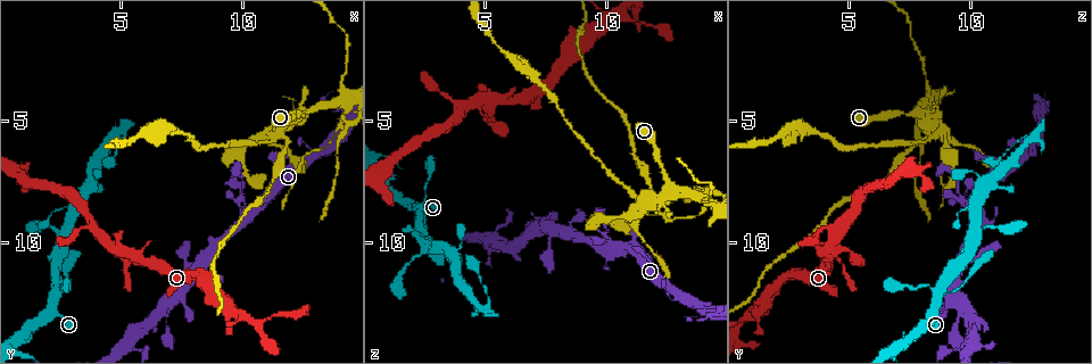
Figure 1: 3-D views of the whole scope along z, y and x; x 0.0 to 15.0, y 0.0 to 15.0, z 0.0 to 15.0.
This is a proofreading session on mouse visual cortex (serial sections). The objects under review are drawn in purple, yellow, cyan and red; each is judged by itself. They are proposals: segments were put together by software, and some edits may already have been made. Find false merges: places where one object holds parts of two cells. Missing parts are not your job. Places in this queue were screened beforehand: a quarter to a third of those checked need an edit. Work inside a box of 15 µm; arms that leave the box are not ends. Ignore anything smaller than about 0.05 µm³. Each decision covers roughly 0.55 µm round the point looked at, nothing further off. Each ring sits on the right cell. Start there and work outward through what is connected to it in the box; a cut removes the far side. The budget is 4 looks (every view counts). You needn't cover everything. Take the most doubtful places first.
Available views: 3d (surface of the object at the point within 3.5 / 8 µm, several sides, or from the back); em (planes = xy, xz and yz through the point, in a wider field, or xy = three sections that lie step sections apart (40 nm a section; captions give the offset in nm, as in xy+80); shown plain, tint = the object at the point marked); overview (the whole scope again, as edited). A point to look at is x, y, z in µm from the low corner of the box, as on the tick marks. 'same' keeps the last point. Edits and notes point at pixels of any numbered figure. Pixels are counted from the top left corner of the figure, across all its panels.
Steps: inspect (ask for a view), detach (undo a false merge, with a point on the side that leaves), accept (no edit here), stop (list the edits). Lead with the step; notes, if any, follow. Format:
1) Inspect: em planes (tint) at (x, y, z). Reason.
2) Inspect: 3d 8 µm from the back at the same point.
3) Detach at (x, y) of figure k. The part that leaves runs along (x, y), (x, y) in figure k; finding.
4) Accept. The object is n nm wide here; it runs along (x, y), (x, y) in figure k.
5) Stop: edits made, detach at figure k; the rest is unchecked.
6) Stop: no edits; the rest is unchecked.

Inspect: 3d 3.5 µm from the back at (12.5, 4.7, 7.6). Three-way junction.

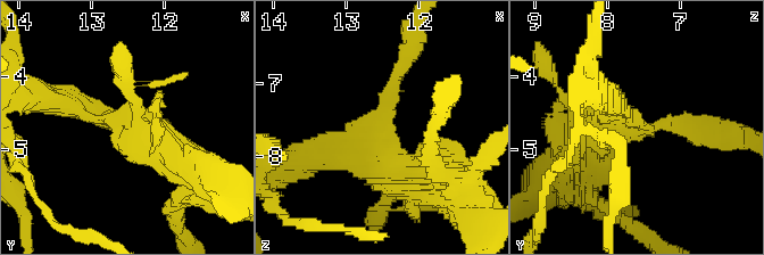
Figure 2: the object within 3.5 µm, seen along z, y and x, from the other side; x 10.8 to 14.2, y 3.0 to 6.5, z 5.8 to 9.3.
Accept. It runs along (699, 132), (617, 129), (576, 147) in figure 2; all the same cell.

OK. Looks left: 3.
Inspect: 3d 3.5 µm at (5.0, 5.5, 12.7). Branch point.

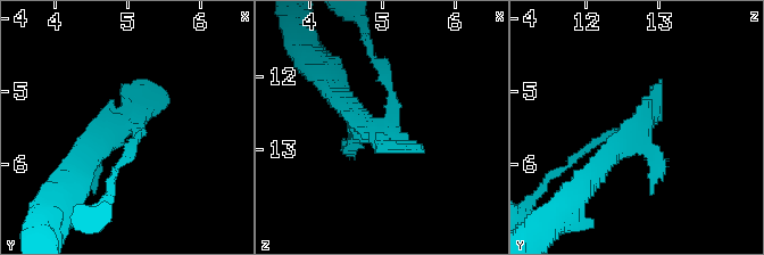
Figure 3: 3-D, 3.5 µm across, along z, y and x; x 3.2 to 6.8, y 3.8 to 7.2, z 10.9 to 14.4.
Inspect: em xy step 3 (tint) at (4.90, 5.50, 12.75).

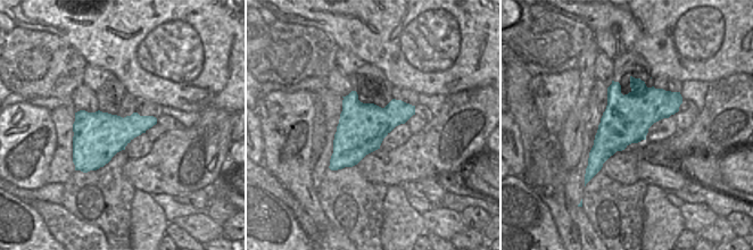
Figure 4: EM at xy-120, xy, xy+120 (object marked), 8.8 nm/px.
Accept. It runs along (330, 89), (375, 130), (393, 109), (383, 68) in figure 3; all the same cell.

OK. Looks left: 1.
Stop: no edits; the rest is unchecked.

